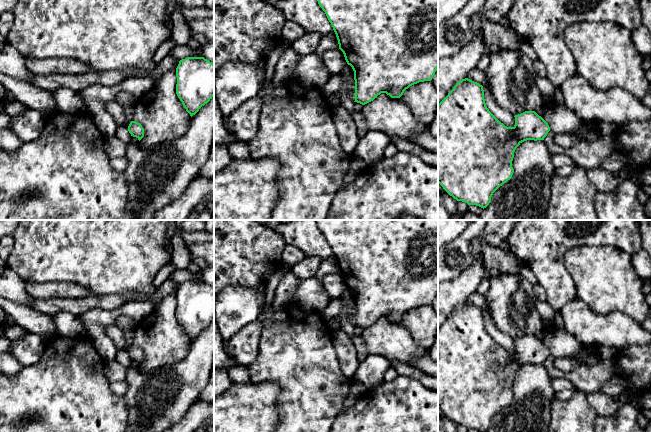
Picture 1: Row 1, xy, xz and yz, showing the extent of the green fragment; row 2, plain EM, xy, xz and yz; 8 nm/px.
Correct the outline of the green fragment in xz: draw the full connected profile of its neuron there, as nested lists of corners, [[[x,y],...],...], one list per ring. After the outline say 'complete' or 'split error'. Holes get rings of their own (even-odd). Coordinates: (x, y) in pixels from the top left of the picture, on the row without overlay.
[[[316,220],[316,223],[333,251],[339,273],[343,276],[347,288],[354,295],[354,326],[365,329],[381,317],[386,317],[391,322],[400,322],[410,310],[432,304],[438,293],[438,220]]] | complete

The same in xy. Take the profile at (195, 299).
[[[187,281],[176,292],[176,318],[192,341],[214,320],[214,288],[204,281]]] | complete

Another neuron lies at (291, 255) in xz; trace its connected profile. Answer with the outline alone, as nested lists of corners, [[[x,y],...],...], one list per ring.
[[[286,244],[282,254],[282,262],[283,265],[293,267],[297,263],[301,262],[305,257],[306,256],[302,250],[293,245]]]

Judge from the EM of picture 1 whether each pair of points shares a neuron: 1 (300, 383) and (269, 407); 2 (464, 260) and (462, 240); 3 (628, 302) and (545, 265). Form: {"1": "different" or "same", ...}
{"1": "different", "2": "same", "3": "different"}

